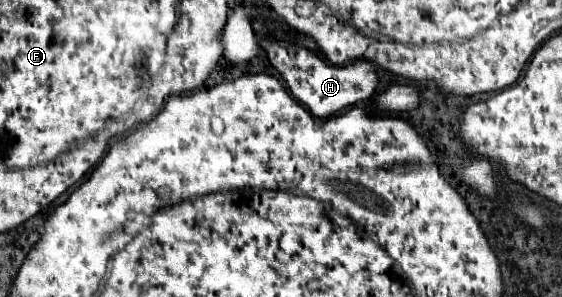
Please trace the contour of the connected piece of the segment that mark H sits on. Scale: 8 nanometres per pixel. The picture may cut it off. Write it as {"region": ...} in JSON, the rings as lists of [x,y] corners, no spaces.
{"region":[[[266,41],[262,43],[266,49],[269,62],[276,67],[276,71],[282,75],[282,79],[288,83],[288,89],[292,95],[304,103],[316,117],[330,117],[346,107],[352,107],[360,101],[366,101],[372,97],[376,89],[376,73],[370,63],[352,63],[352,65],[330,65],[310,53],[308,49],[293,45],[288,47],[278,41]]]}

